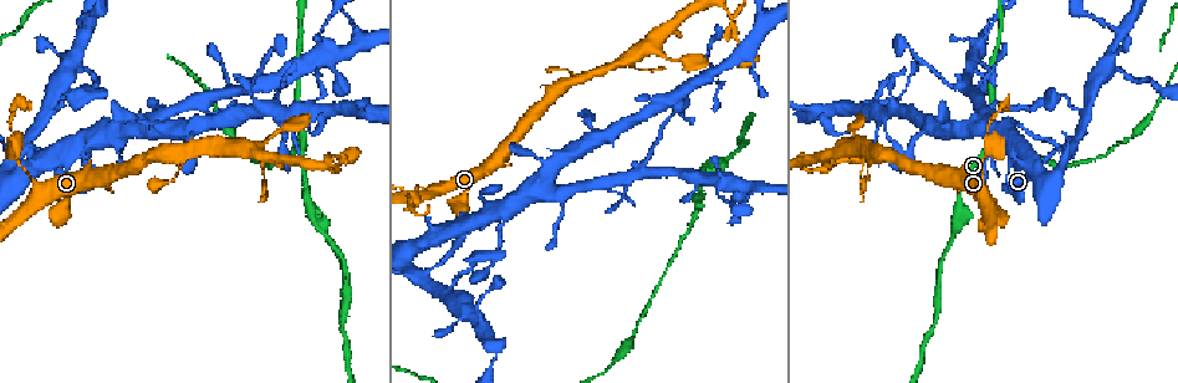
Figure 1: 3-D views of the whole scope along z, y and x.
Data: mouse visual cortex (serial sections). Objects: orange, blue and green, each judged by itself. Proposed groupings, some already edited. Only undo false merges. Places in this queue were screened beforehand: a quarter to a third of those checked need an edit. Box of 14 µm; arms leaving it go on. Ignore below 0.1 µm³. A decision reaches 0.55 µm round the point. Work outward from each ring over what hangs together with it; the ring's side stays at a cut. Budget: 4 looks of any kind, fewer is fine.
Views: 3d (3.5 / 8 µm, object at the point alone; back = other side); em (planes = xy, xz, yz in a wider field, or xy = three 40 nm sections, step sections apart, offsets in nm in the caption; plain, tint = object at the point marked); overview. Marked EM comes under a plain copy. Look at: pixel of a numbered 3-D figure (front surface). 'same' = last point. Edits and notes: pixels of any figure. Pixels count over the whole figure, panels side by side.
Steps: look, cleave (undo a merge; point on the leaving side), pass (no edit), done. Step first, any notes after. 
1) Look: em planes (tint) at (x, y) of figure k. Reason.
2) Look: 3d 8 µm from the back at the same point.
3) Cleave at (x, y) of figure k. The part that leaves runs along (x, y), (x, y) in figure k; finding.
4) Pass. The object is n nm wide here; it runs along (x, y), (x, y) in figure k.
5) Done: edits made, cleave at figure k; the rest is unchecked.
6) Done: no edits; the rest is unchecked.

Look: 3d 3.5 µm at (334, 168) of figure 1. Arms part here.

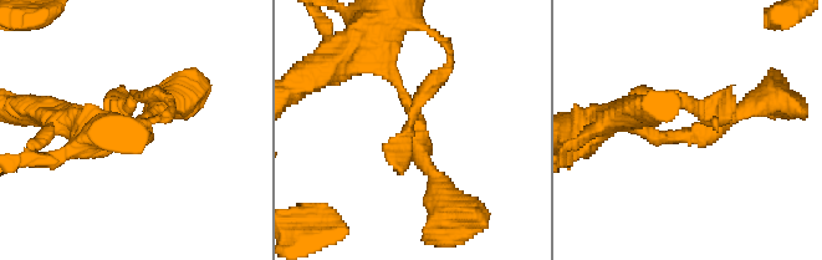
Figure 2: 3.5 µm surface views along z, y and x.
Look: em planes (tint) at (414, 142) of figure 2. 3 arms meet here; the arms are 150, 150, 250 nm wide; need the tissue.

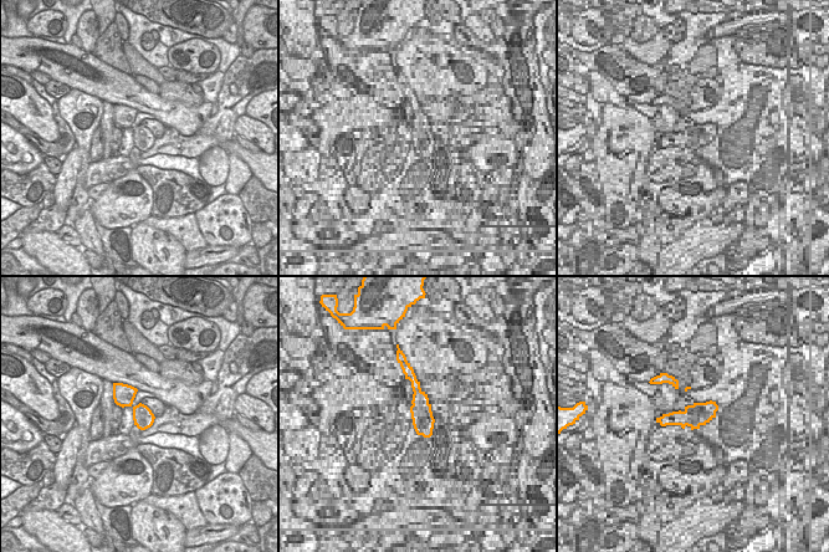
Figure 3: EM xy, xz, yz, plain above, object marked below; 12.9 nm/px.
Pass. Continuous, no second cell.

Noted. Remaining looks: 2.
Look: 3d 3.5 µm at (301, 144) of figure 1. Three-way junction.

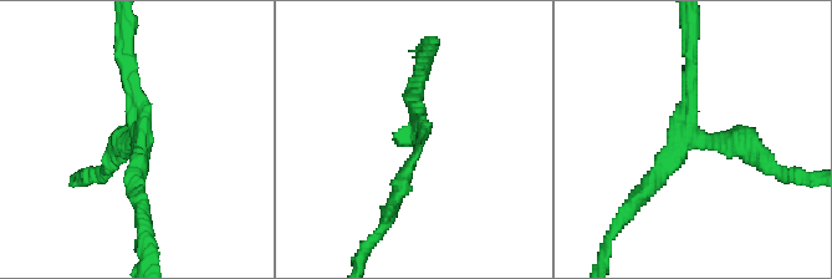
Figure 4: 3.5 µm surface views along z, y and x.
Look: em planes (tint) at (416, 157) of figure 4. 3 arms meet here; the arms are 200, 200, 250 nm wide; shape alone is not enough.

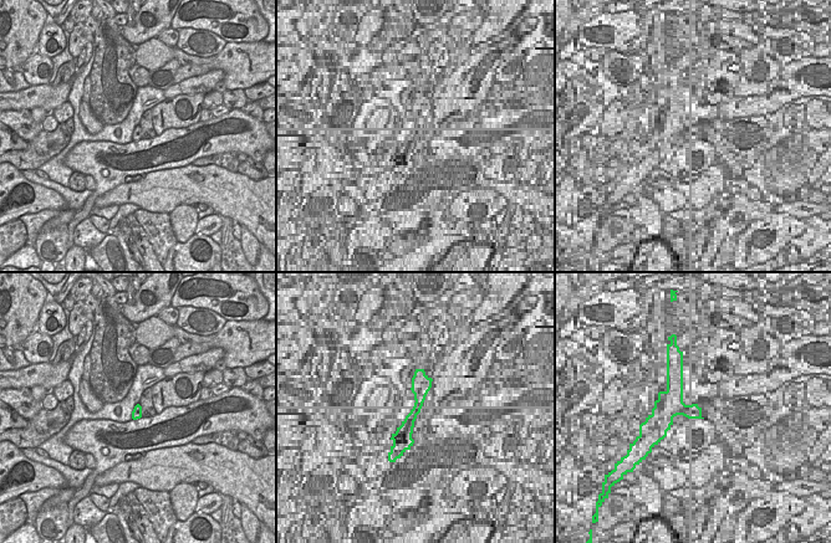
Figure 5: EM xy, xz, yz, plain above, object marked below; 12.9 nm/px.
Pass. It runs along (414, 99), (418, 152), (383, 223) in figure 4; continuous, no second cell.

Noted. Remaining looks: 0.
Done: no edits; the rest is unchecked.

